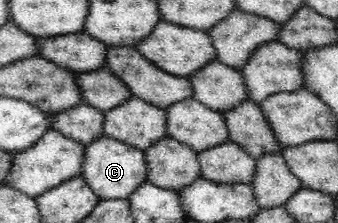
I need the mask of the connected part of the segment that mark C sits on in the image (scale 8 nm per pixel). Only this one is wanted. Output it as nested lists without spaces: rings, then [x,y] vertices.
[[[99,136],[91,141],[91,145],[85,146],[85,163],[82,164],[80,176],[100,198],[127,199],[137,187],[147,182],[145,155],[138,148],[118,139]]]

